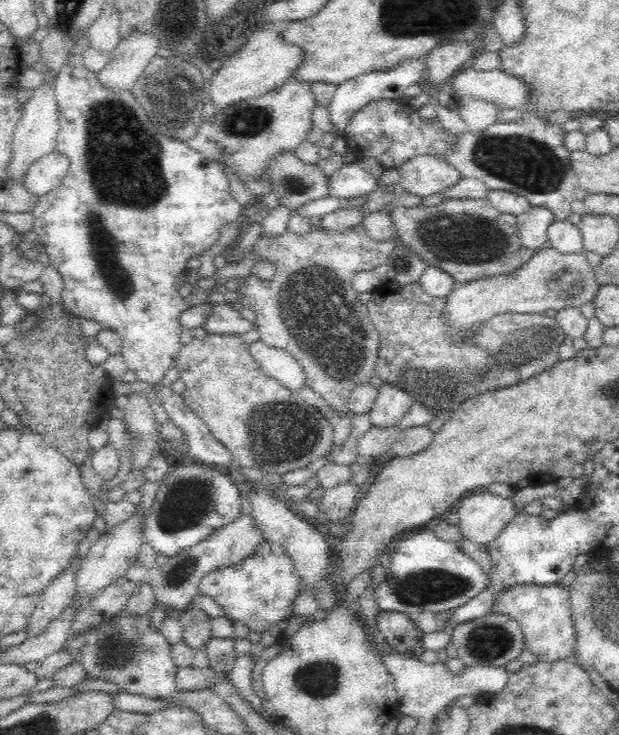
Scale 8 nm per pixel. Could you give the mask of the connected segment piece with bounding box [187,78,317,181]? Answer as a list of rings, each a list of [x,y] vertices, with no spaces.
[[[296,78],[258,99],[236,102],[228,108],[215,112],[214,118],[202,117],[200,128],[187,144],[204,159],[222,165],[240,181],[262,179],[267,165],[286,152],[295,152],[314,127],[312,110],[316,106],[308,91],[308,84]]]

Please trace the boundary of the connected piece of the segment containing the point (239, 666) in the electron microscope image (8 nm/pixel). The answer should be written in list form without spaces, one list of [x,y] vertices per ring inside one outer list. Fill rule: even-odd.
[[[251,654],[237,655],[232,668],[229,668],[229,673],[226,675],[235,686],[236,691],[252,706],[252,709],[261,713],[265,701],[255,694],[250,682],[251,674],[257,664],[254,659],[255,657],[252,657]]]

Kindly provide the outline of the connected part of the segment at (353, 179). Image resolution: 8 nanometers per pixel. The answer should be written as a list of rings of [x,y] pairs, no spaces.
[[[360,159],[340,167],[330,177],[330,192],[334,198],[354,198],[370,192],[377,184],[376,176],[362,166]]]

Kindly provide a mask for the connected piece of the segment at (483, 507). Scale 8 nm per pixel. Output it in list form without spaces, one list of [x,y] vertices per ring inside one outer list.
[[[488,490],[474,491],[462,497],[454,510],[459,516],[456,525],[463,538],[484,547],[517,515],[514,498],[503,498]]]

